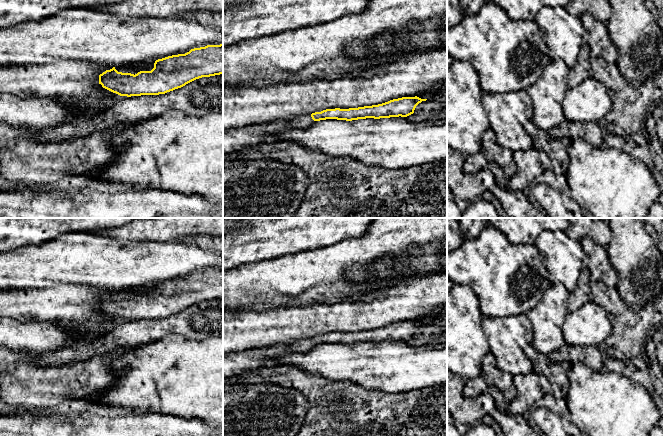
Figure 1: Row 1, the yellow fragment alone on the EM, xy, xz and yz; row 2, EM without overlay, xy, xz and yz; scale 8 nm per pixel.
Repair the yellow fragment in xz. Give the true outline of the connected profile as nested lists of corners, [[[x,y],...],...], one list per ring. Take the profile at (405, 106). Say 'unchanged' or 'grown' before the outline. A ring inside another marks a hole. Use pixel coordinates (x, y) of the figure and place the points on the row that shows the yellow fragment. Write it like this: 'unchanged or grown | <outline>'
grown | [[[417,96],[415,97],[402,97],[398,99],[393,99],[388,102],[372,105],[372,106],[364,106],[358,108],[349,108],[349,109],[326,109],[321,112],[315,112],[312,114],[303,114],[299,117],[296,117],[291,120],[278,120],[270,123],[262,123],[255,125],[248,125],[246,127],[240,127],[237,129],[231,129],[223,132],[223,154],[226,156],[234,156],[239,153],[241,150],[247,148],[257,148],[259,144],[271,144],[276,143],[280,139],[280,132],[286,128],[307,128],[315,121],[326,120],[326,119],[337,119],[337,120],[358,120],[358,119],[366,119],[366,118],[390,118],[390,117],[407,117],[414,113],[416,106],[422,101],[426,101],[427,99],[421,99]]]

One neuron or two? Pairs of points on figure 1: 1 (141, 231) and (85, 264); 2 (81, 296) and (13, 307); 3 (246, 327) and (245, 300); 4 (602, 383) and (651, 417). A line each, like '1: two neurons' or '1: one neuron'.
1: two neurons
2: one neuron
3: two neurons
4: one neuron

